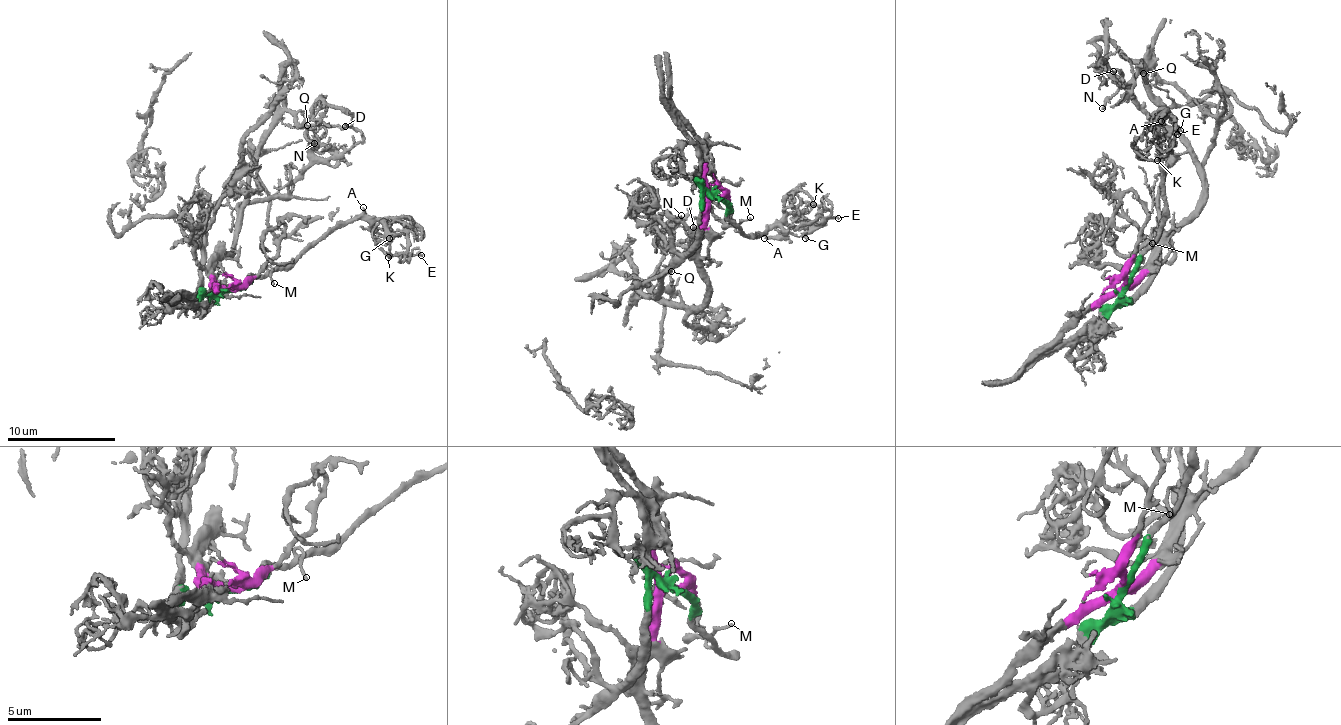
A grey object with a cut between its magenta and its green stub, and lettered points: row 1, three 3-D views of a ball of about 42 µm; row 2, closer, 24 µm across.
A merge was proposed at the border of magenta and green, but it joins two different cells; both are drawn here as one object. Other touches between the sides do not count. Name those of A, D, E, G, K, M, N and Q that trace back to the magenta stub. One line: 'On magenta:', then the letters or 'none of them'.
On magenta: D, N, Q

